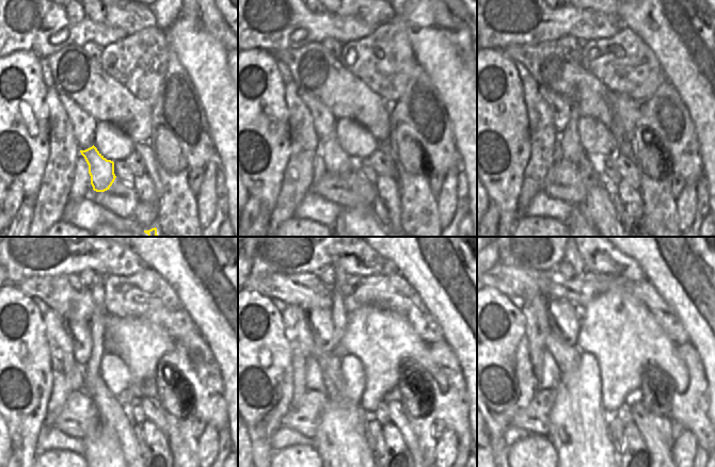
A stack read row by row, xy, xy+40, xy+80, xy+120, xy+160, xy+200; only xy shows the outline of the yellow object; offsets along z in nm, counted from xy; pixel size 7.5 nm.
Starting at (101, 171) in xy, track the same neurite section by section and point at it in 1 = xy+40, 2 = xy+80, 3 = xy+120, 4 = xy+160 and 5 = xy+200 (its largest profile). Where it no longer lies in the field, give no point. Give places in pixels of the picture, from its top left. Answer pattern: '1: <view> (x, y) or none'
1: xy+40 (336, 161)
2: xy+80 (571, 150)
3: xy+120 (97, 323)
4: xy+160 (338, 311)
5: xy+200 (573, 258)

